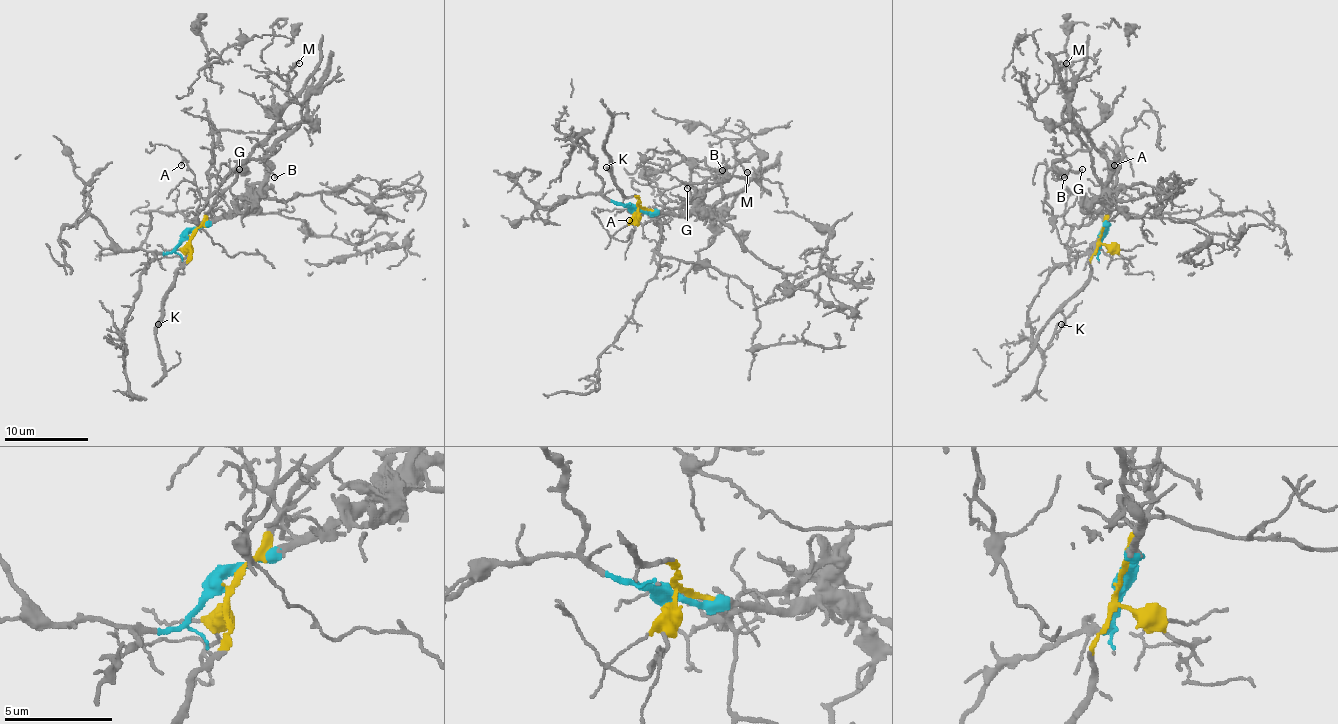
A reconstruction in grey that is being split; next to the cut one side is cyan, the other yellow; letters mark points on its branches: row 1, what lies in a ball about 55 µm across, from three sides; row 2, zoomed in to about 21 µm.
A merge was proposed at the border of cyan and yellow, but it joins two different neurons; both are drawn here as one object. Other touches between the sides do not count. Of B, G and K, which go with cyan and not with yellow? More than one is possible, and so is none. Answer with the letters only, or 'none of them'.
B, G

